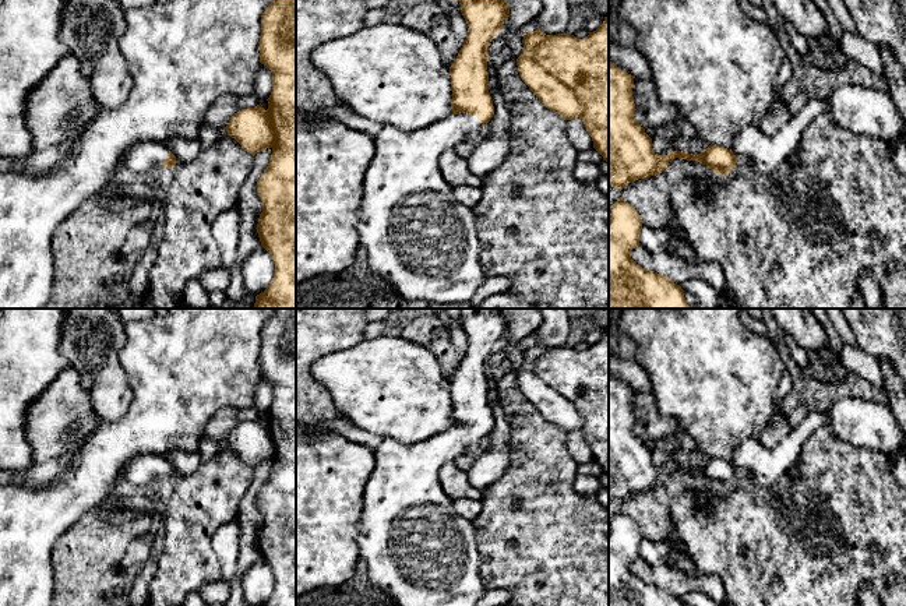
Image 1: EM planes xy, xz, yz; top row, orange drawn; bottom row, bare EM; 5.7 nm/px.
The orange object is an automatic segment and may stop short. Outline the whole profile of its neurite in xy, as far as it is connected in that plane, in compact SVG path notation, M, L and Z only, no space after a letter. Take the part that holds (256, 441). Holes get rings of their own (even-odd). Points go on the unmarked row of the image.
M276 309L262 325L258 364L260 376L272 385L268 422L260 416L239 423L230 430L226 444L253 469L272 462L269 476L257 494L262 514L257 546L275 577L274 591L261 606L296 606L296 309Z

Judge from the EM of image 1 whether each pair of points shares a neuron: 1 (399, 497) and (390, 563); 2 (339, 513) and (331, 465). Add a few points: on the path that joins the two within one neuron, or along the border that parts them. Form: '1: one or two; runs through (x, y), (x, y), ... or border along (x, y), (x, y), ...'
1: one; runs through (394, 514), (388, 520), (385, 546)
2: one; runs through (332, 501), (332, 476)

